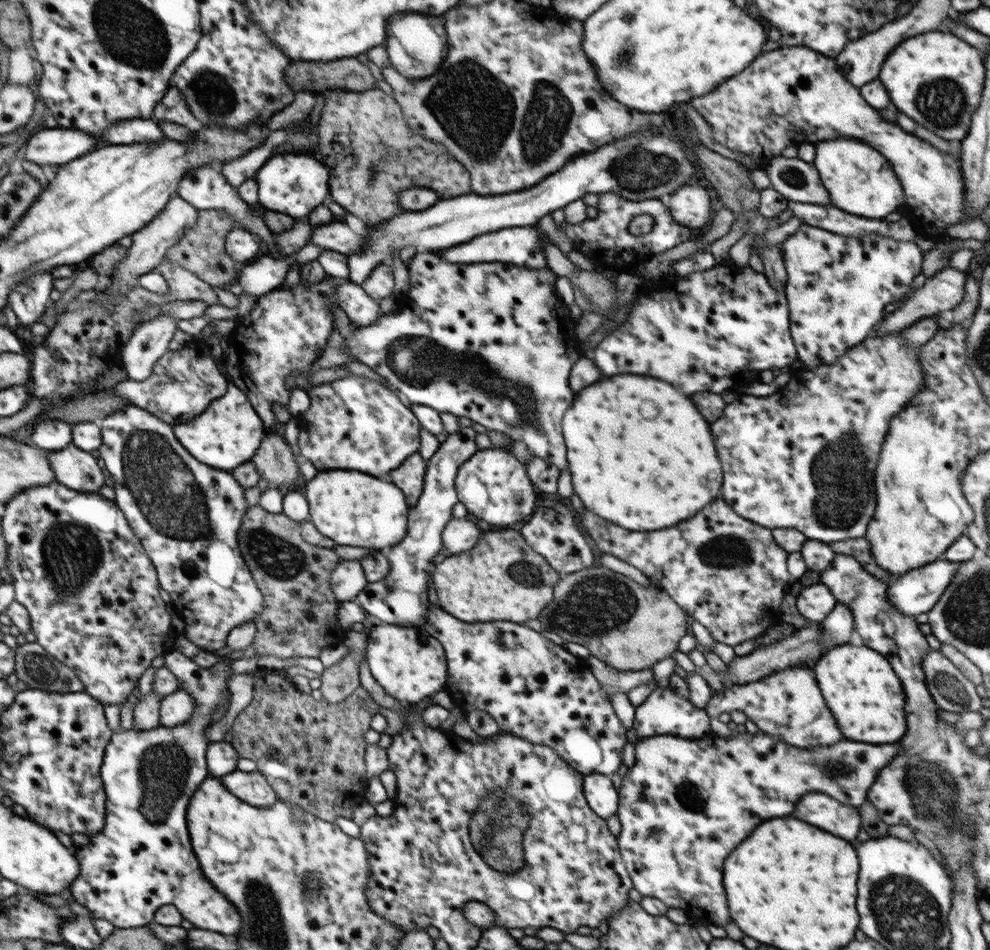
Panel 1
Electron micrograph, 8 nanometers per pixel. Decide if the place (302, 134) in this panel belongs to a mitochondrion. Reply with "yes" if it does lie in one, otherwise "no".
yes

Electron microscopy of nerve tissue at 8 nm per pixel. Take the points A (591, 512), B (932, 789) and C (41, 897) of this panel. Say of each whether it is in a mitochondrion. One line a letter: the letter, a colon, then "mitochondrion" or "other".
A: other
B: mitochondrion
C: other

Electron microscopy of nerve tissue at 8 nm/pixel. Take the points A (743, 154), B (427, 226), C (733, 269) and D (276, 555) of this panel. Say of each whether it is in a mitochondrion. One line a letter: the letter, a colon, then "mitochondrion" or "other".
A: other
B: mitochondrion
C: other
D: mitochondrion

